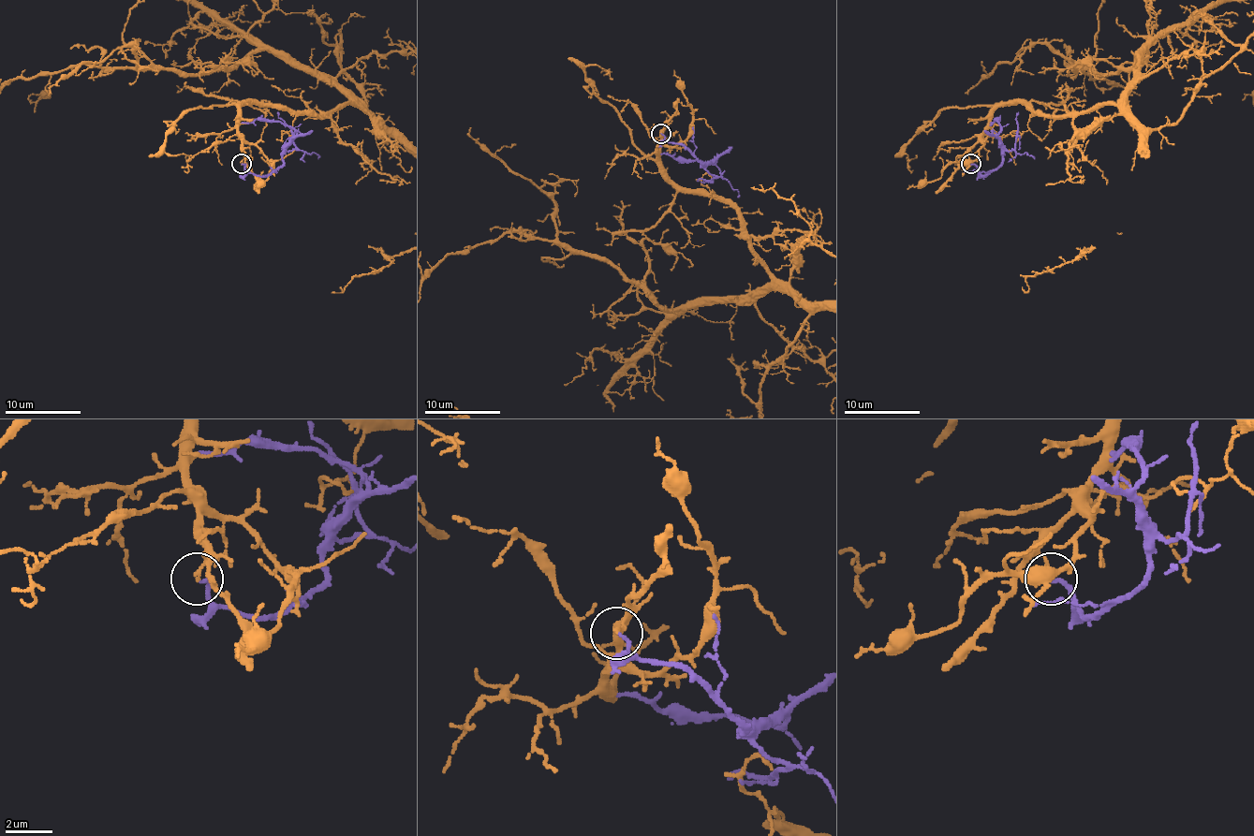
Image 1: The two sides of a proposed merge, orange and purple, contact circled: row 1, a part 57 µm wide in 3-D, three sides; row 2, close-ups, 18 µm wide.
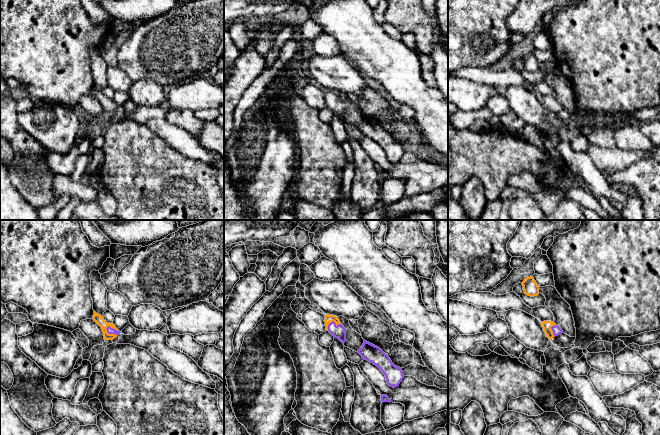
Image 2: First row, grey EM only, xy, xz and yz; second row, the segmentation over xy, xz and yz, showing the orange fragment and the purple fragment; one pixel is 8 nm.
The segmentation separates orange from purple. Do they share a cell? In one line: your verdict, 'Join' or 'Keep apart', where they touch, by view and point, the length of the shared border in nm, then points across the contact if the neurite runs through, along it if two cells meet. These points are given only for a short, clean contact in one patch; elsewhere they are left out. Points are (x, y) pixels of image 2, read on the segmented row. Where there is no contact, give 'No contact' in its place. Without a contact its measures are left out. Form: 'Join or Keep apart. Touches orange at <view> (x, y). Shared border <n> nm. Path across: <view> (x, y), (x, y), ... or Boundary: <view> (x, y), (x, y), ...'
Keep apart. Touches orange at xy (110, 334). Shared border 120 nm

